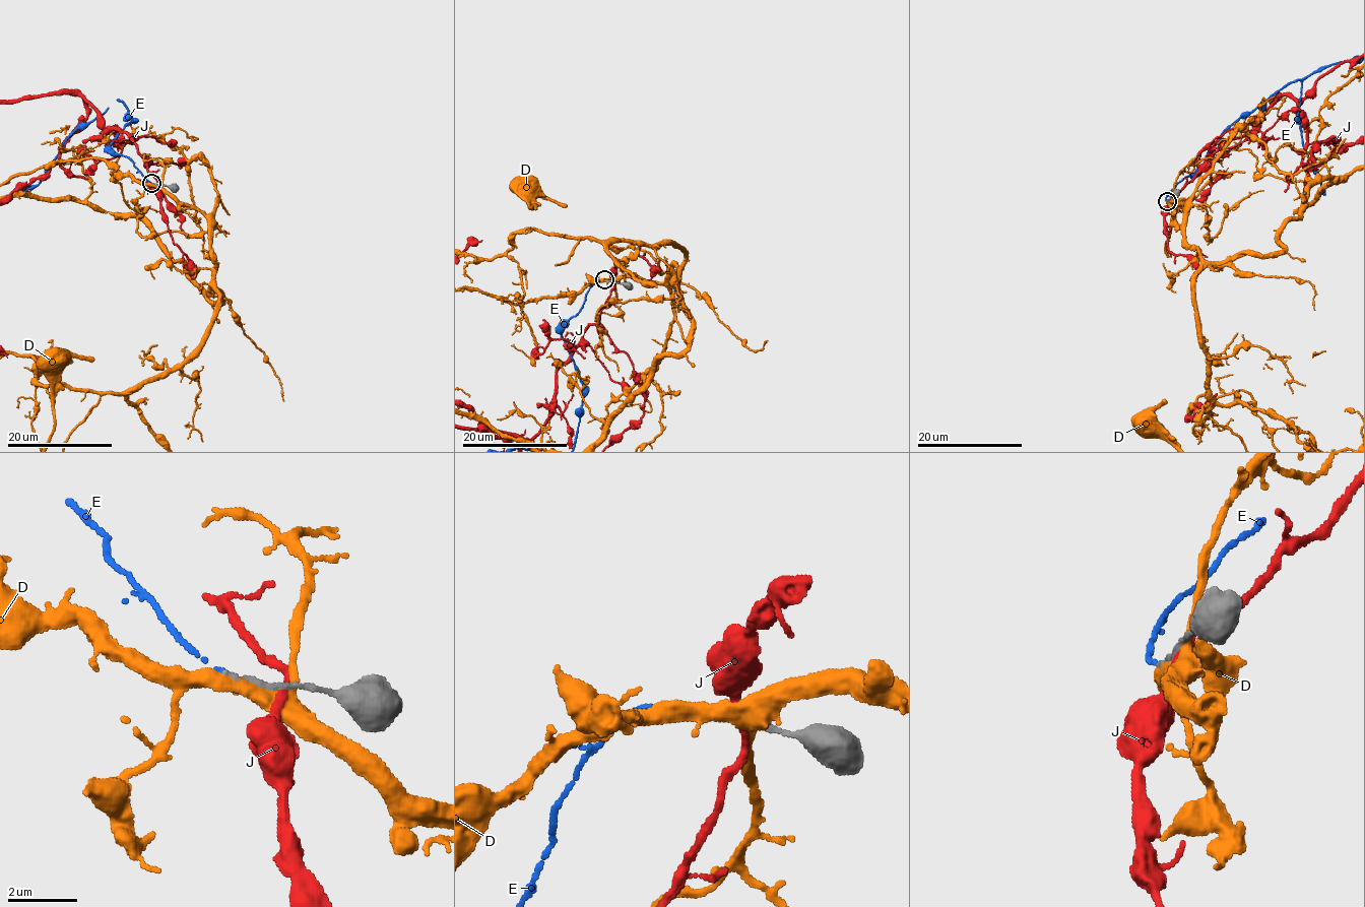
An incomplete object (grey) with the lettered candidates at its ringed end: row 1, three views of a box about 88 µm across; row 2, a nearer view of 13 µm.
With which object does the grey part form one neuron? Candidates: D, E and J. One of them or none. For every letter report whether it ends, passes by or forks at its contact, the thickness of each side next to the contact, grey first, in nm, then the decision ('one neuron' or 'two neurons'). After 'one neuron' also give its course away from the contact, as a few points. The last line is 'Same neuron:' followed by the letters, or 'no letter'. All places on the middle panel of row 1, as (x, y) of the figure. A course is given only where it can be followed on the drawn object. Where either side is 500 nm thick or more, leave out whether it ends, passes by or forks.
D: it forks; calibres 180 and 360 nm; two neurons
E: it ends; calibres 130 and 60 nm; one neuron
J: it passes by; calibres 130 and 200 nm; two neurons
Same neuron: E

